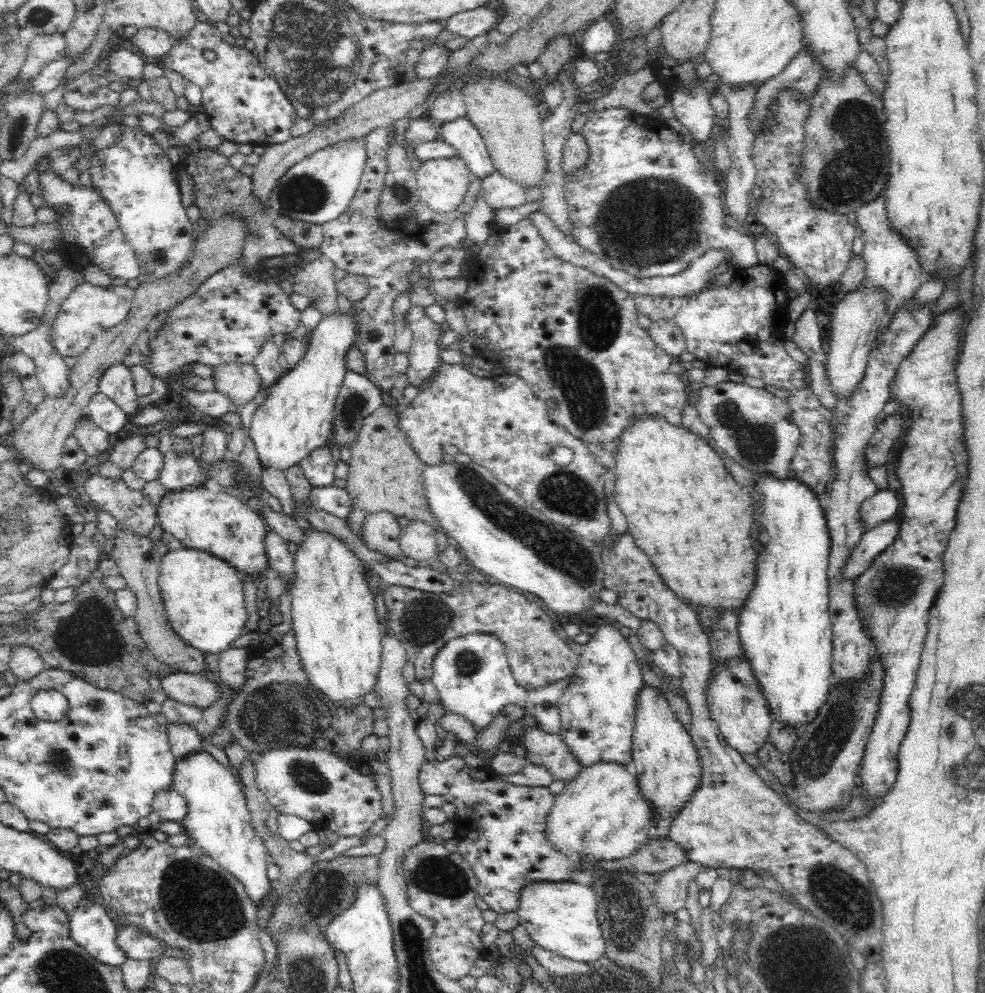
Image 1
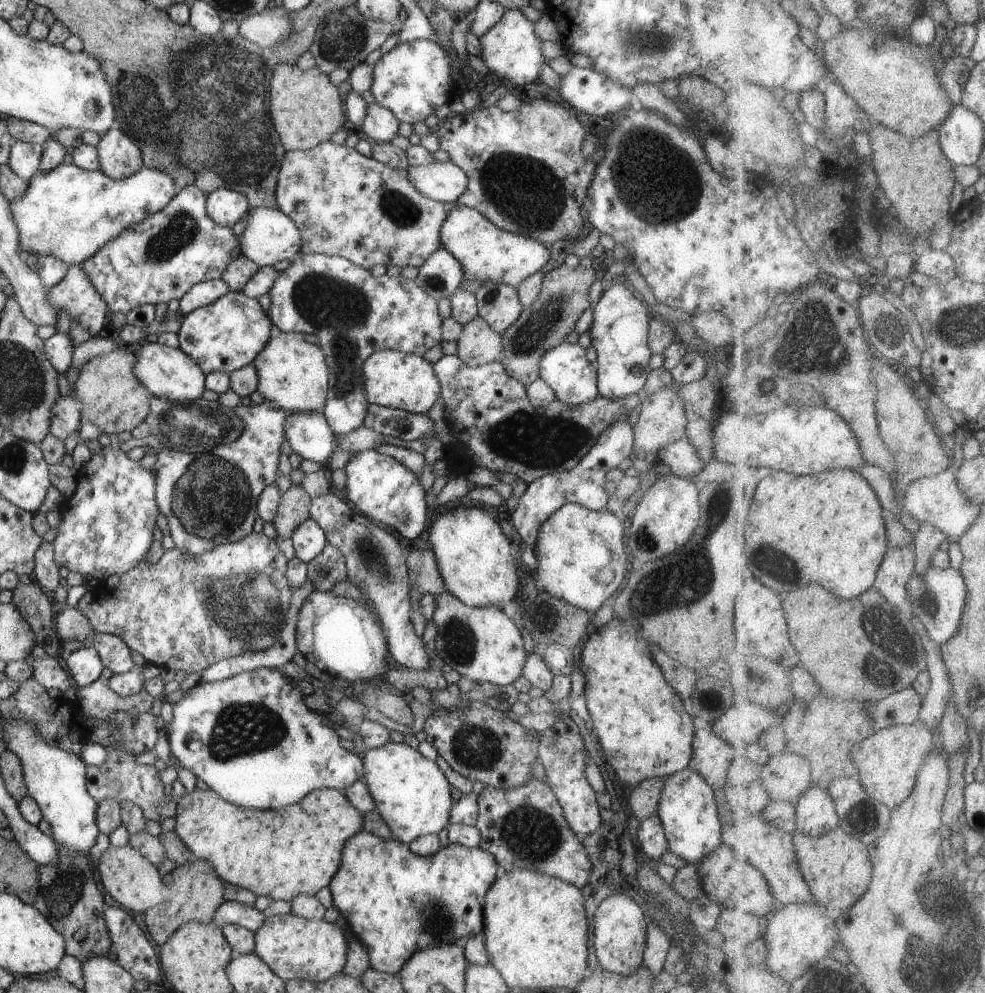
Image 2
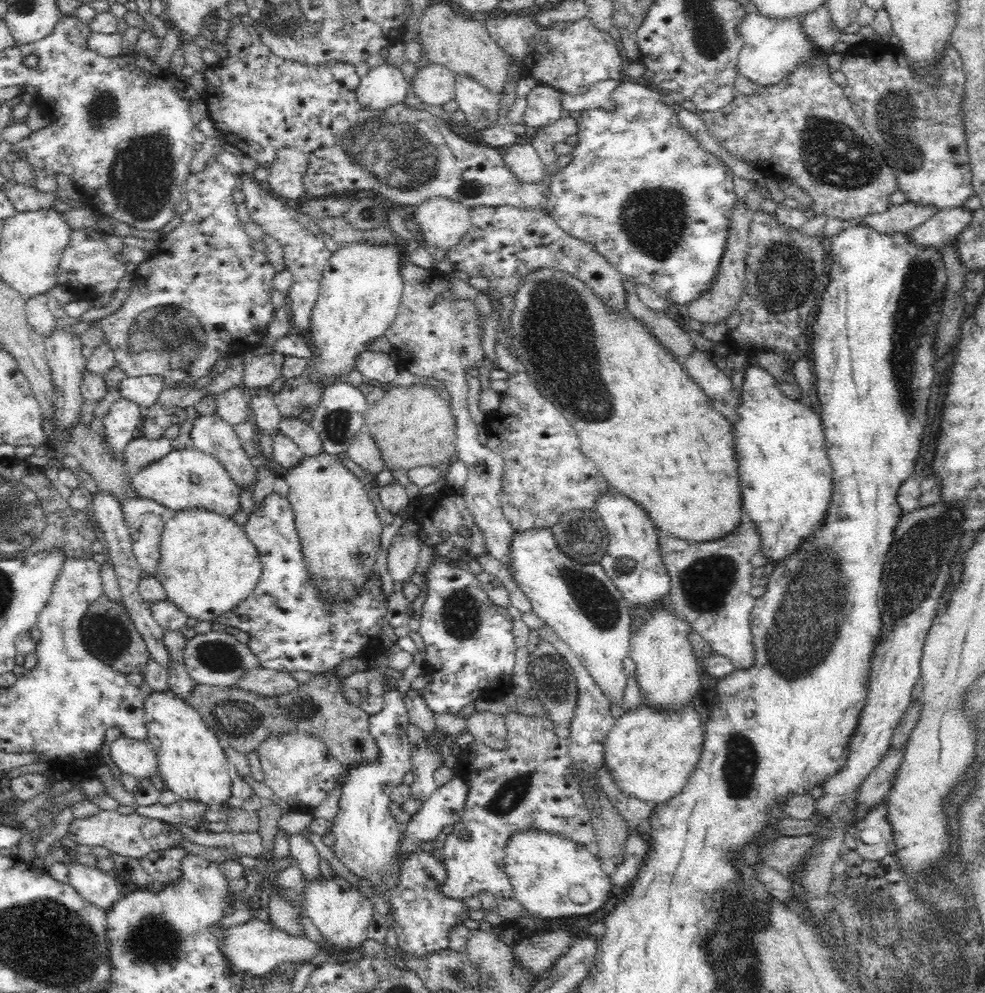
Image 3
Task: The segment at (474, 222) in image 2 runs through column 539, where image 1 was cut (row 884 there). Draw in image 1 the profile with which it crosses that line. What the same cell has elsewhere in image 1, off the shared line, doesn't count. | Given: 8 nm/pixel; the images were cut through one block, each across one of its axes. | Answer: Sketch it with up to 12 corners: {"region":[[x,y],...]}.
{"region":[[202,750],[176,760],[180,825],[267,900],[269,852],[242,786]]}

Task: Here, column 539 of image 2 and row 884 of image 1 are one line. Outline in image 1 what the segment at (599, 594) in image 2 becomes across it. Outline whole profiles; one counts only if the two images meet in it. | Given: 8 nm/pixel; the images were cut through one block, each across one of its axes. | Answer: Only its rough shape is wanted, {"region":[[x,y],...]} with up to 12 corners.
{"region":[[534,882],[515,910],[537,946],[576,962],[607,946],[591,886]]}

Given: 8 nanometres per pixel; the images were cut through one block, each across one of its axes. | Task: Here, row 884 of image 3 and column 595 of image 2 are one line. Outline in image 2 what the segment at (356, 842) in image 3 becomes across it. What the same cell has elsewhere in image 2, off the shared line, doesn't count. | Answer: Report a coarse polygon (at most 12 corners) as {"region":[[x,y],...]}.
{"region":[[564,341],[545,352],[539,377],[570,406],[599,395],[586,349]]}

